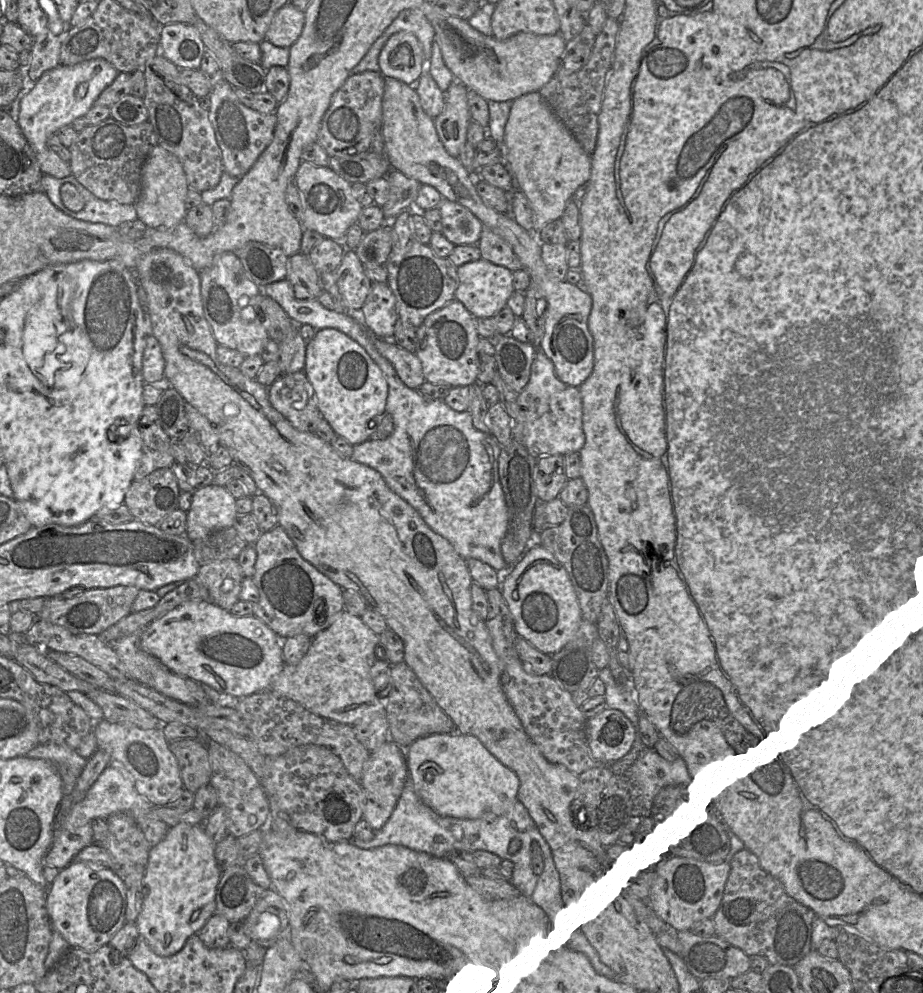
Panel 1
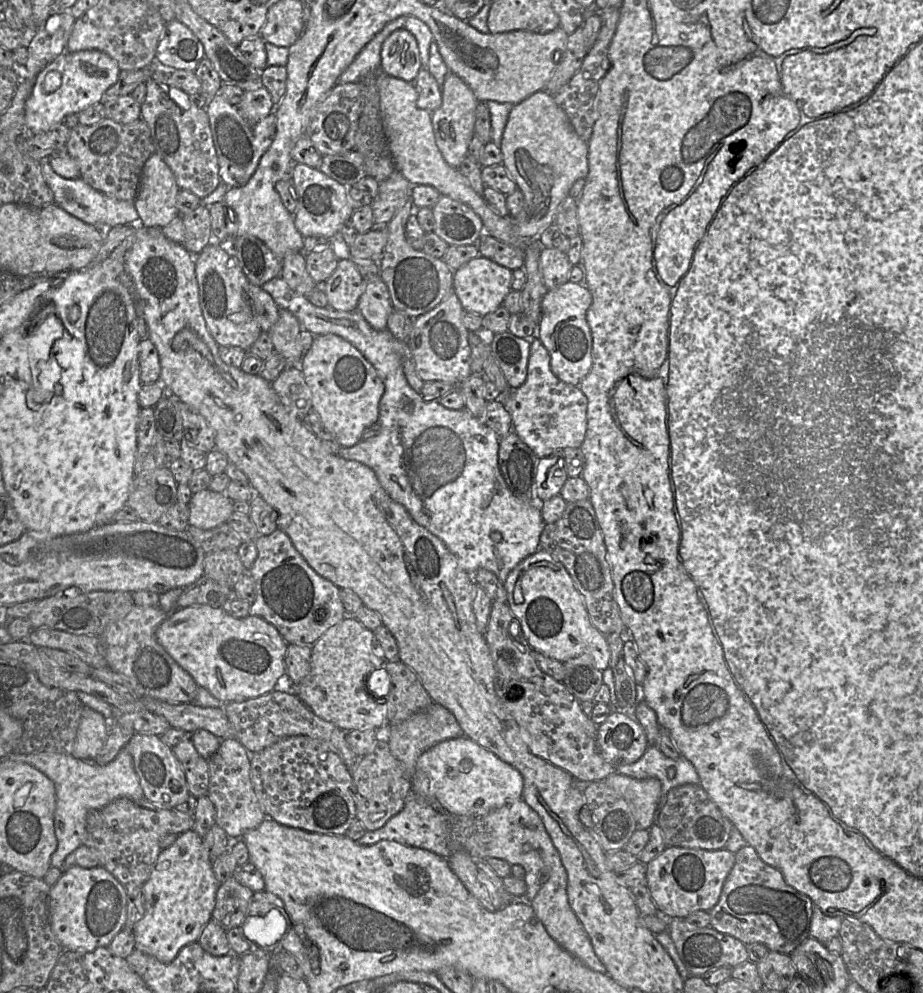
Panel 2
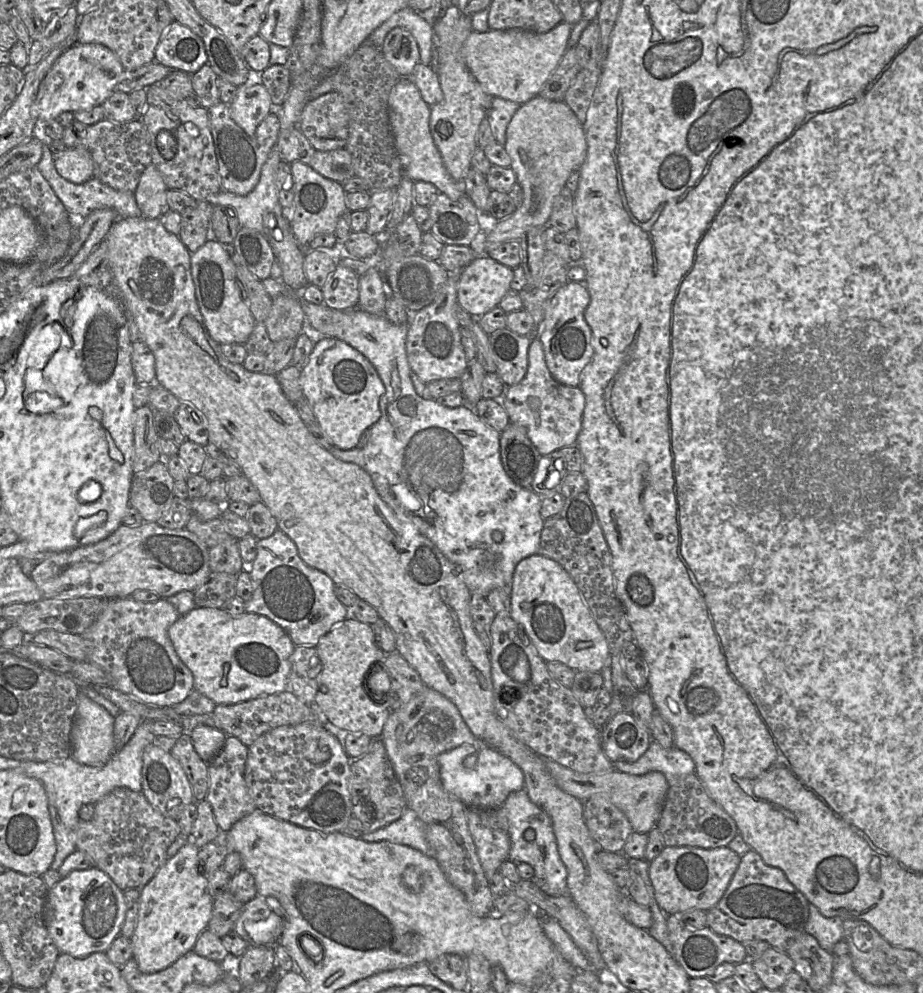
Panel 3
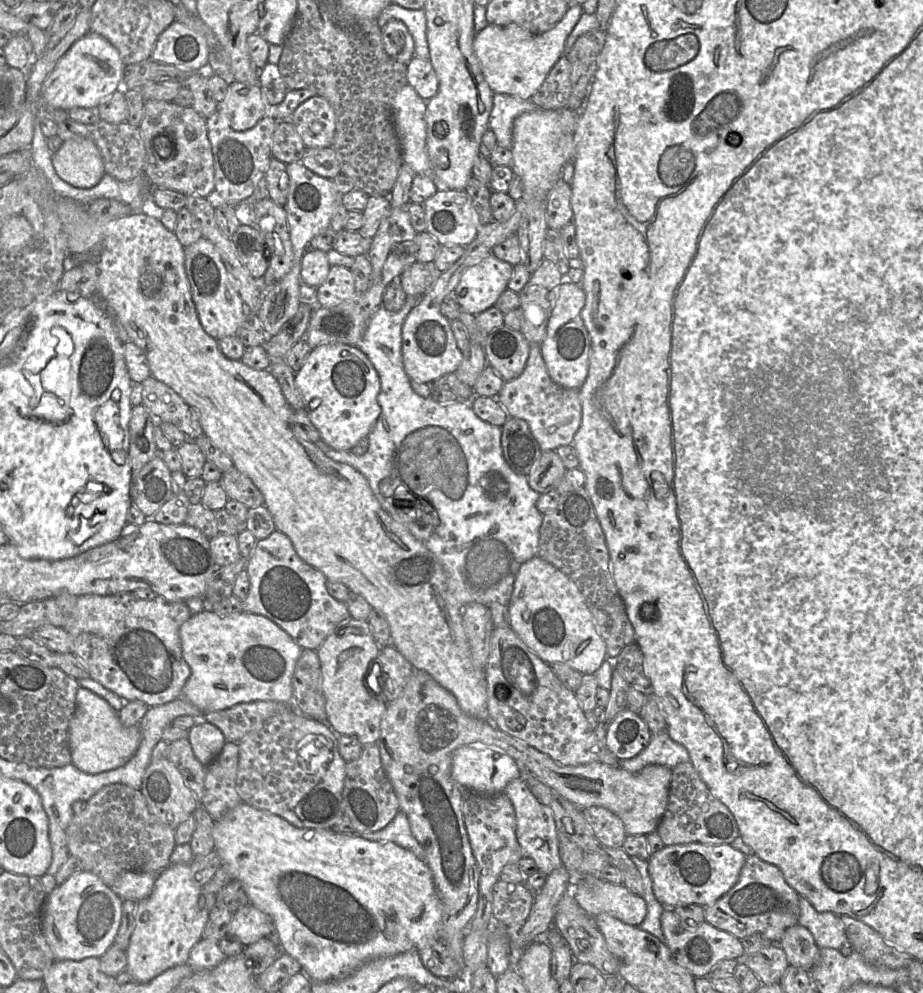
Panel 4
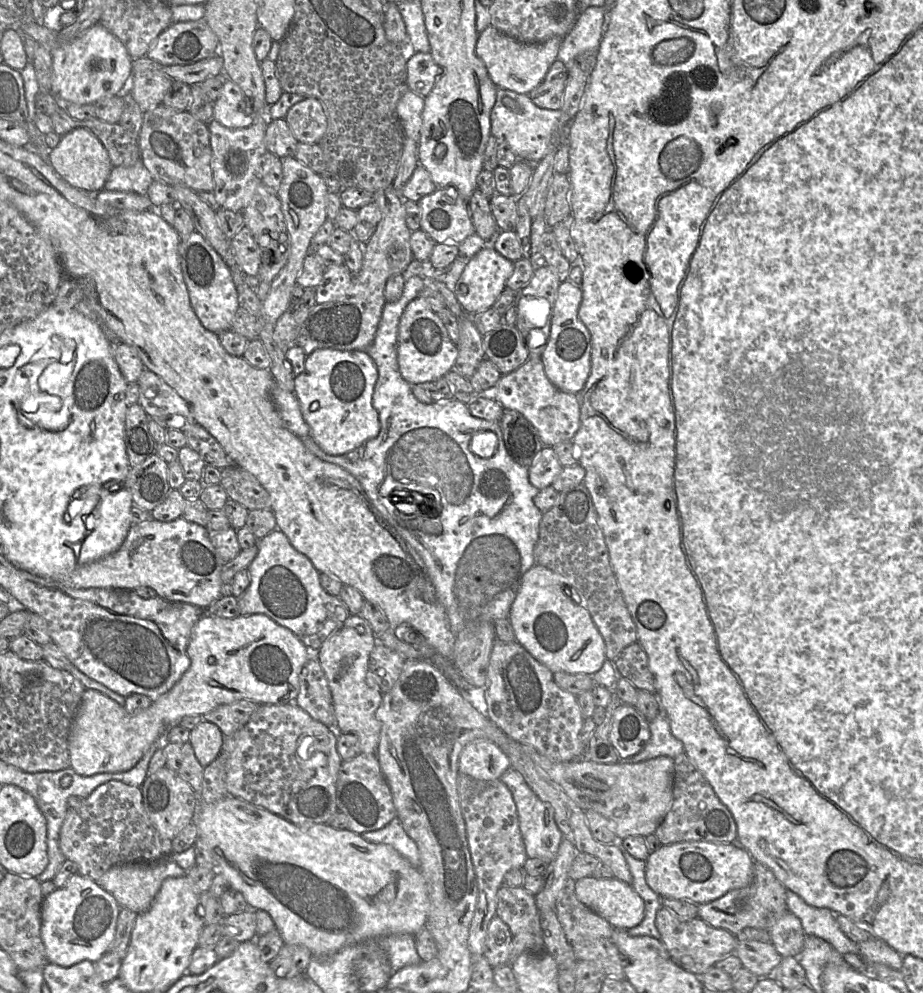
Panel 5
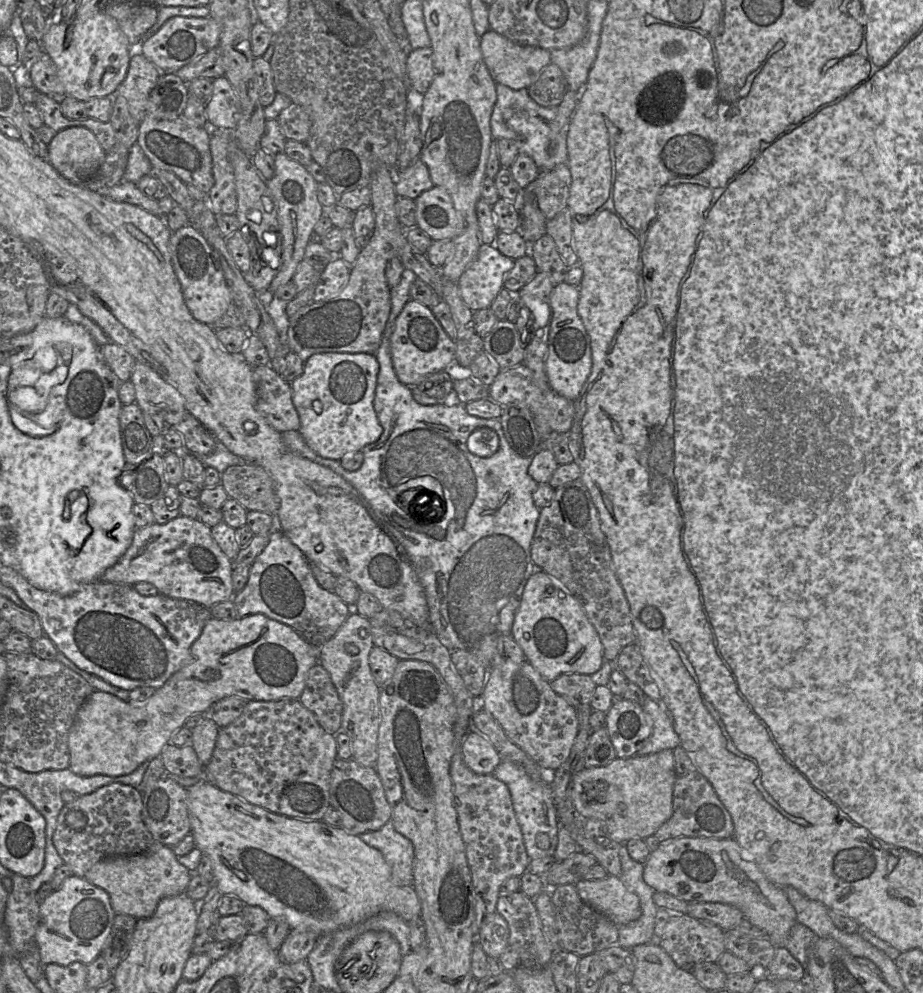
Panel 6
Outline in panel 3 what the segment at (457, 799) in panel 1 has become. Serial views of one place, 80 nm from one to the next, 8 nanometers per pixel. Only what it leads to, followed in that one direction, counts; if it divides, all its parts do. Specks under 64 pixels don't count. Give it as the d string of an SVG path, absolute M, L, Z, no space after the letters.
M462 744L441 753L438 764L444 789L461 800L466 807L497 809L509 794L524 788L521 769L507 756L491 747L476 749L470 744Z

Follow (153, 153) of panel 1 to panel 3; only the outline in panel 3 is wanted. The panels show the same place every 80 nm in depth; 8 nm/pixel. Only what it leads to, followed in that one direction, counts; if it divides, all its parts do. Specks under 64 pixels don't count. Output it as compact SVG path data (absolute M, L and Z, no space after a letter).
M153 164L148 165L134 192L136 203L143 217L158 219L170 211L166 198L167 191L168 188L159 171Z

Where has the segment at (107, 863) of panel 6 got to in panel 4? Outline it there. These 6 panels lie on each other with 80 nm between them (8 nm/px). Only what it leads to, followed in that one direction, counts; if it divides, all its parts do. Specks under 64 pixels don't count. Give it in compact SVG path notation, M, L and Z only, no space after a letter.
M126 871L122 873L111 887L122 900L140 902L153 891L156 873Z

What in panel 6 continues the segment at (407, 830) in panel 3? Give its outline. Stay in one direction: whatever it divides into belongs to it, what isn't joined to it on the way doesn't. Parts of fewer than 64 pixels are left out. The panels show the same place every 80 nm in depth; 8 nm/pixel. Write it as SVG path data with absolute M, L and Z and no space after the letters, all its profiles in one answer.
M390 820L380 829L359 835L362 841L379 850L391 868L396 886L413 886L414 846L400 834Z

